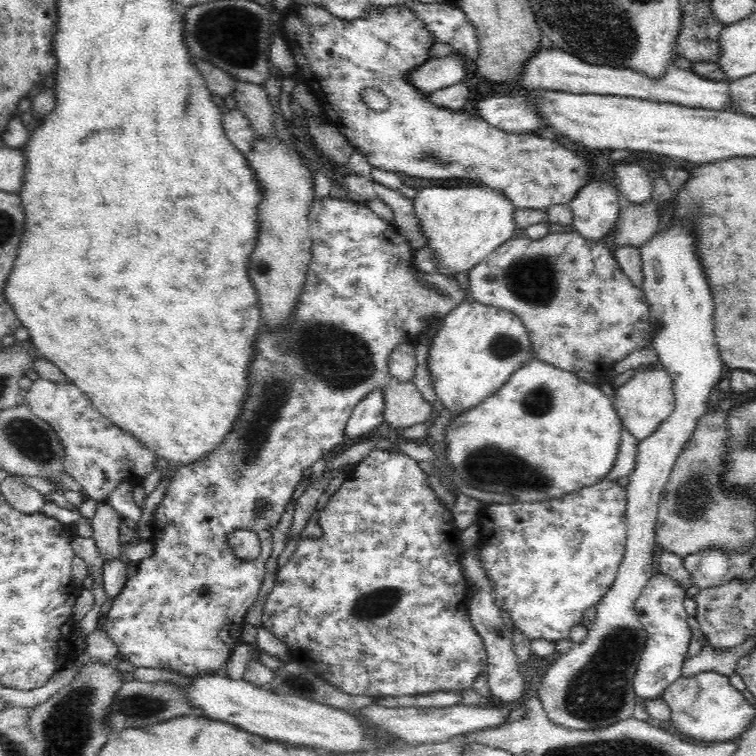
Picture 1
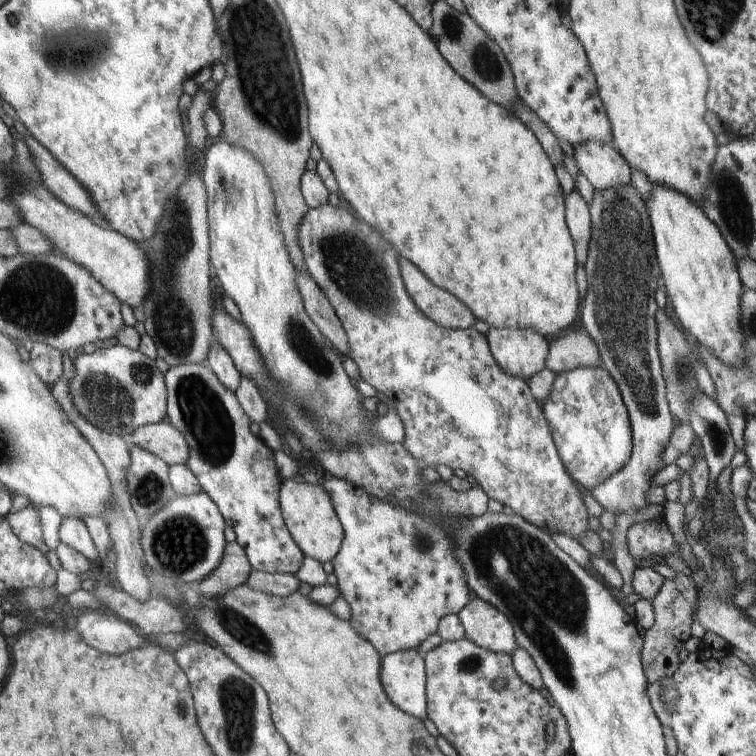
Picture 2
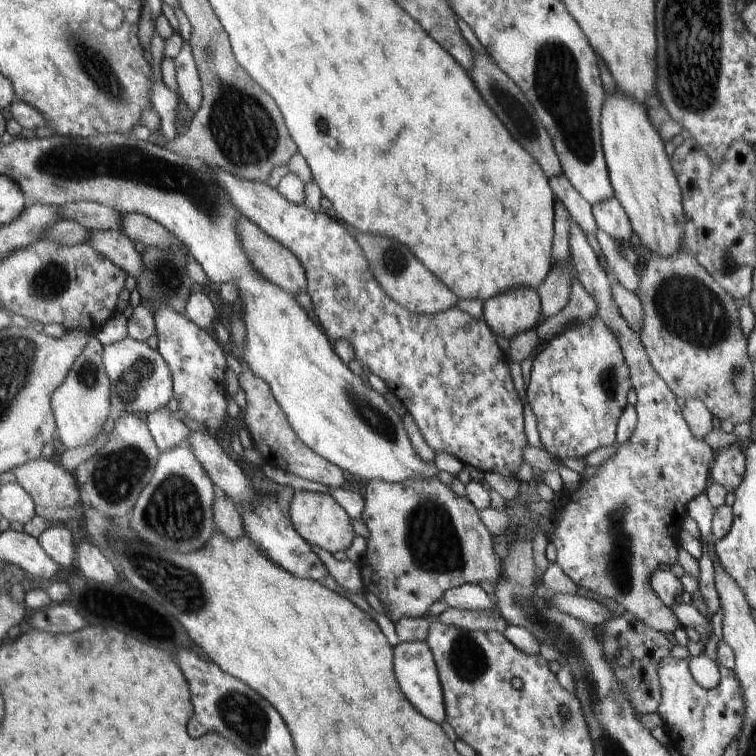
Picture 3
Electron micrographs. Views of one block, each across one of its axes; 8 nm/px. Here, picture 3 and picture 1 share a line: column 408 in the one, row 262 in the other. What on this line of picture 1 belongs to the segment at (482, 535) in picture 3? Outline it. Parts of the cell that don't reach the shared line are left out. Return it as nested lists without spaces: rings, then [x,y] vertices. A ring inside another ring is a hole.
[[[576,231],[550,233],[540,240],[512,237],[467,273],[469,297],[486,306],[512,311],[526,326],[535,358],[556,368],[573,373],[586,370],[603,377],[634,350],[650,347],[652,324],[644,291],[632,284],[604,241],[588,240]]]

